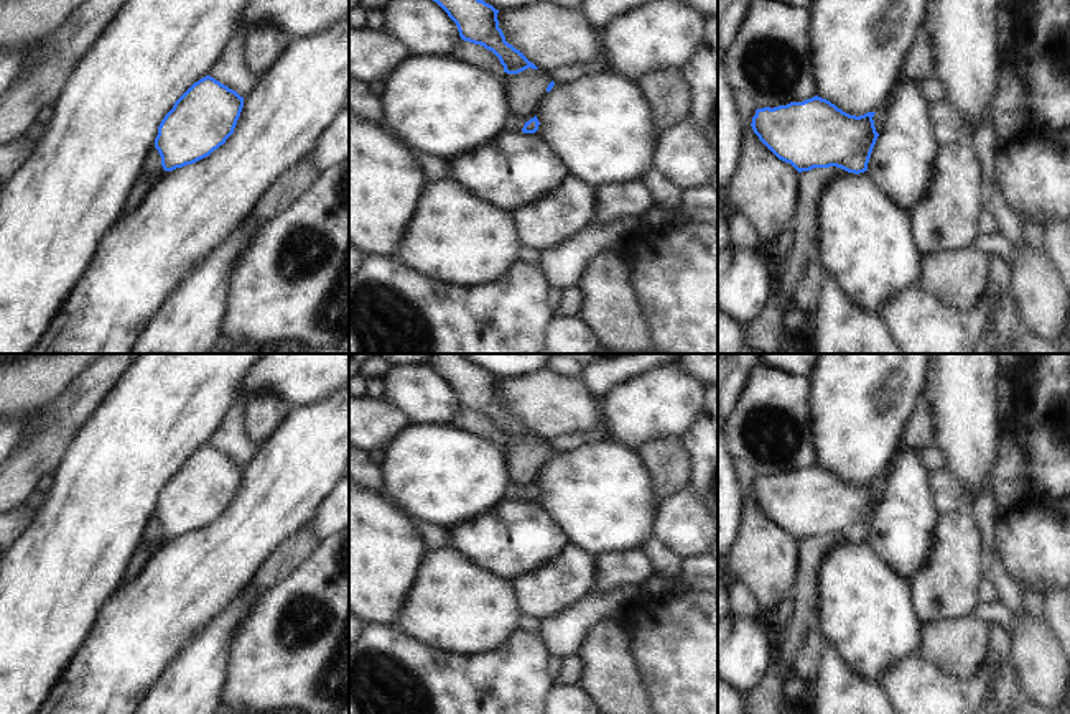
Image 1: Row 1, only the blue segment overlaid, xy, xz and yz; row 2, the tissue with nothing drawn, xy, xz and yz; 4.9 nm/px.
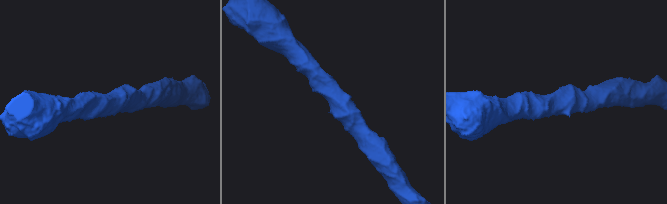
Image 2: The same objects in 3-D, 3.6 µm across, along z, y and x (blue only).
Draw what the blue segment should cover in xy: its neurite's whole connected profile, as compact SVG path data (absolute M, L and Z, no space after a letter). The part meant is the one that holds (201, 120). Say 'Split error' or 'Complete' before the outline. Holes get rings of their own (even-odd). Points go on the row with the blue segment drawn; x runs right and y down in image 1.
Complete. M211 76L194 82L165 115L155 148L165 171L193 165L234 133L244 97Z

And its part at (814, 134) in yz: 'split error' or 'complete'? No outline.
complete

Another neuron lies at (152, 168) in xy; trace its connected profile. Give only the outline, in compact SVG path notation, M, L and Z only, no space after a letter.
M153 146L148 150L148 153L142 163L140 176L148 178L155 183L163 174L165 174L165 169L161 166L161 156L160 156L158 150Z

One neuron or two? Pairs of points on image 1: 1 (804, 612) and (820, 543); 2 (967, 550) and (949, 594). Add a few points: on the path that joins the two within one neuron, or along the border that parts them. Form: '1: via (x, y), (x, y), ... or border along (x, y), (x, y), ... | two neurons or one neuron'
1: via (805, 596), (809, 560) | one neuron
2: via (957, 561), (949, 583) | one neuron

